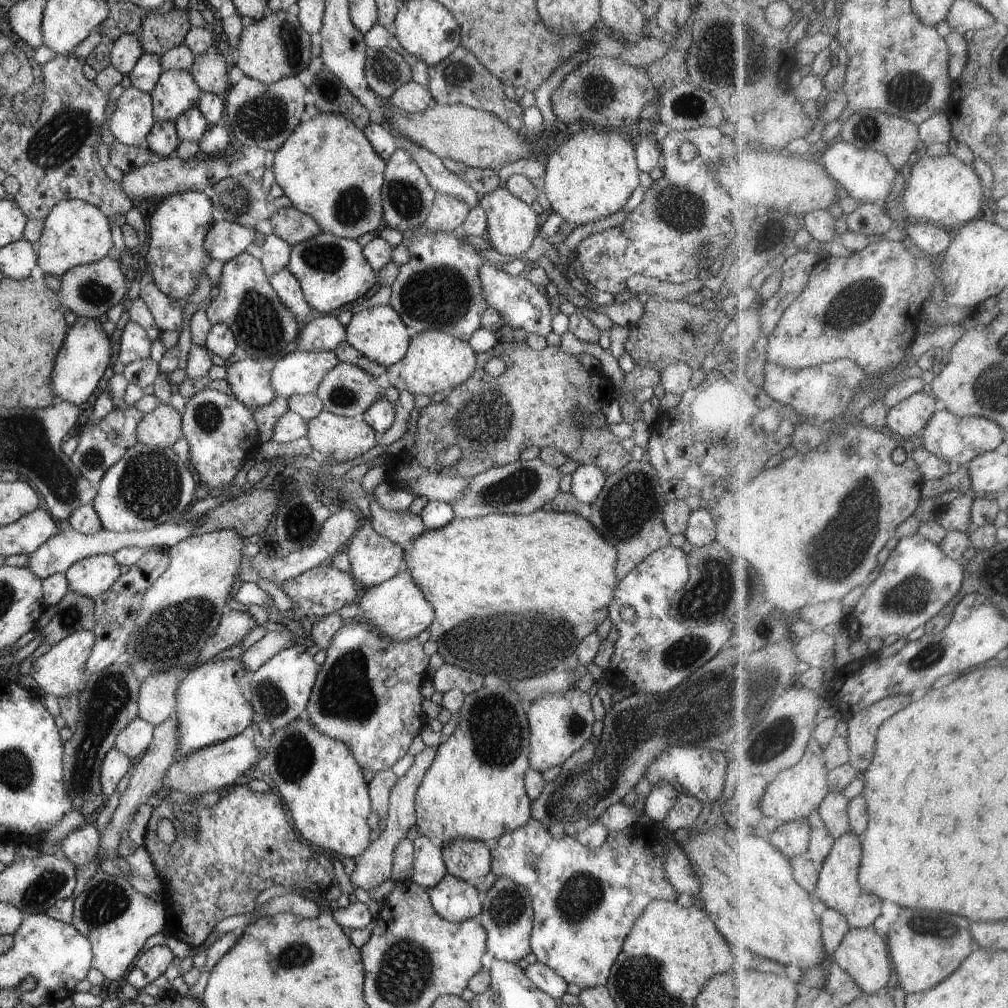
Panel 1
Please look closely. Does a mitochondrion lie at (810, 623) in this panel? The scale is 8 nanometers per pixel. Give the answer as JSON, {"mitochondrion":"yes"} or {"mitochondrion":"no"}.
{"mitochondrion":"no"}

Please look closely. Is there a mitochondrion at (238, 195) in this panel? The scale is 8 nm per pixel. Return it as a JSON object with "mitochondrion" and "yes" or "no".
{"mitochondrion":"yes"}

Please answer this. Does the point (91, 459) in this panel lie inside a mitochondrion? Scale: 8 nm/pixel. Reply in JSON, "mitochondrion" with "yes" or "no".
{"mitochondrion":"yes"}

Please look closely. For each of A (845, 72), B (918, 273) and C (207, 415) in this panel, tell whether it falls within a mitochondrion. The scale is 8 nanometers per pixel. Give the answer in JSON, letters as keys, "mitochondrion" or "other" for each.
{"A":"other","B":"other","C":"mitochondrion"}

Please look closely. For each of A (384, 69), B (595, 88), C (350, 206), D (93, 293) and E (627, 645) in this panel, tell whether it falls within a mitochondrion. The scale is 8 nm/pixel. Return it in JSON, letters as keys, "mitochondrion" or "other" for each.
{"A":"mitochondrion","B":"mitochondrion","C":"mitochondrion","D":"mitochondrion","E":"other"}

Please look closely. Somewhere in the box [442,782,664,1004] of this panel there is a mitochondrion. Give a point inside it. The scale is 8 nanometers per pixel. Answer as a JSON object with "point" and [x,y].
{"point":[579,898]}

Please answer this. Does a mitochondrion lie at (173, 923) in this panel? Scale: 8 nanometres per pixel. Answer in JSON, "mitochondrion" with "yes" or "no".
{"mitochondrion":"no"}

